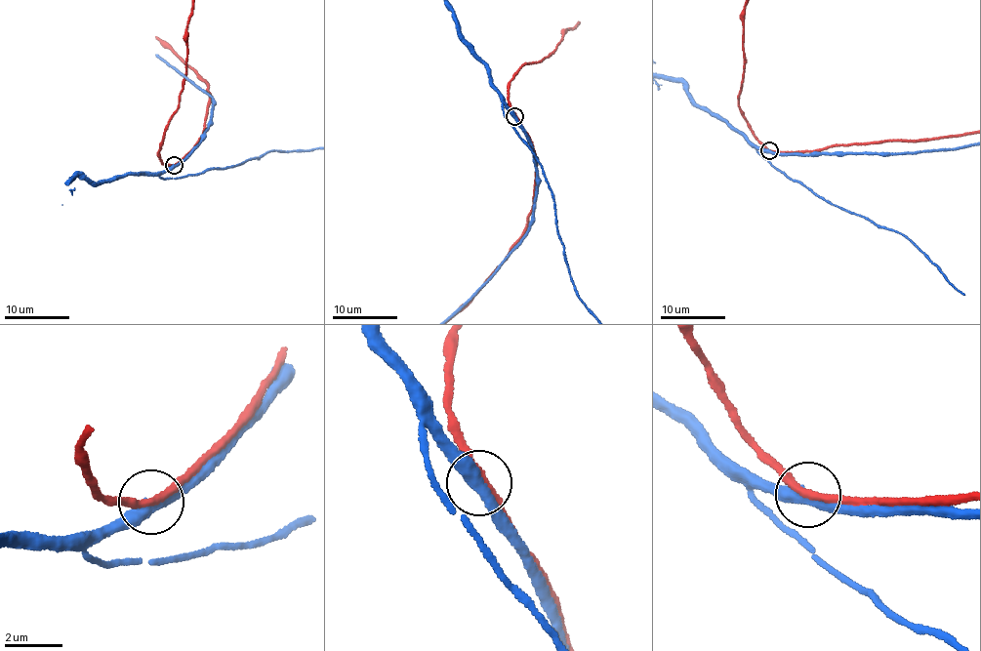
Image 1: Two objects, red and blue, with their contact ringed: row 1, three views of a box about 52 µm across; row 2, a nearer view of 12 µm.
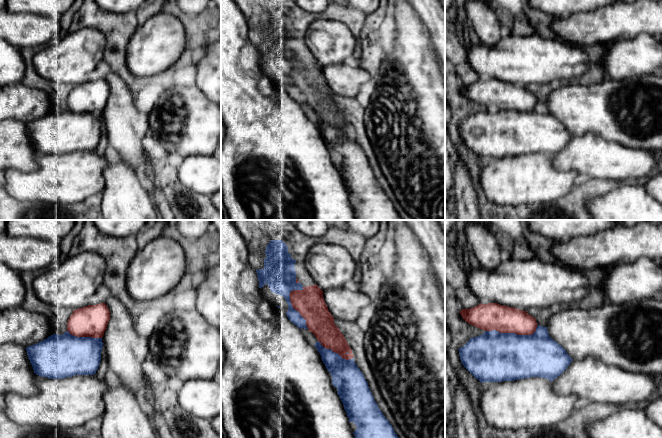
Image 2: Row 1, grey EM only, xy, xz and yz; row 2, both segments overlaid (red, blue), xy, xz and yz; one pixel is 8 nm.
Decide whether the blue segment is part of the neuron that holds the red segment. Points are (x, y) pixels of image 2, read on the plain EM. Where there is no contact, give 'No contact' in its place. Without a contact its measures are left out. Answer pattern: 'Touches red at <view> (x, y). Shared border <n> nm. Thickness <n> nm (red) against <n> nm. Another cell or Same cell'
Touches red at yz (512, 108). Shared border 440 nm. Thickness 220 nm (red) against 400 nm. Another cell

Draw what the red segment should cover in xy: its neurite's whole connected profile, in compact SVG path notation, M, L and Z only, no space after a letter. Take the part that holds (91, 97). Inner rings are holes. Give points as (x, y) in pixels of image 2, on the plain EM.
M105 79L88 81L73 86L67 107L76 113L102 114L109 96L110 87Z

